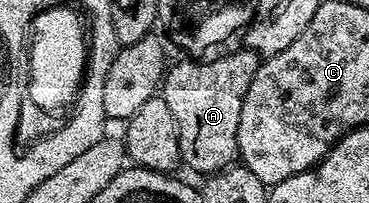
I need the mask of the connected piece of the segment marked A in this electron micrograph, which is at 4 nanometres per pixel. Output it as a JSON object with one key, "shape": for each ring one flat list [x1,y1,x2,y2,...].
{"shape":[[246,46,240,48,240,52,216,60,183,58,187,60,172,63,163,77,161,94,169,102,173,118,177,118,179,159,195,172,221,172,239,160,237,126,241,122,241,106,245,94,249,94,249,82,261,63,259,53]]}

